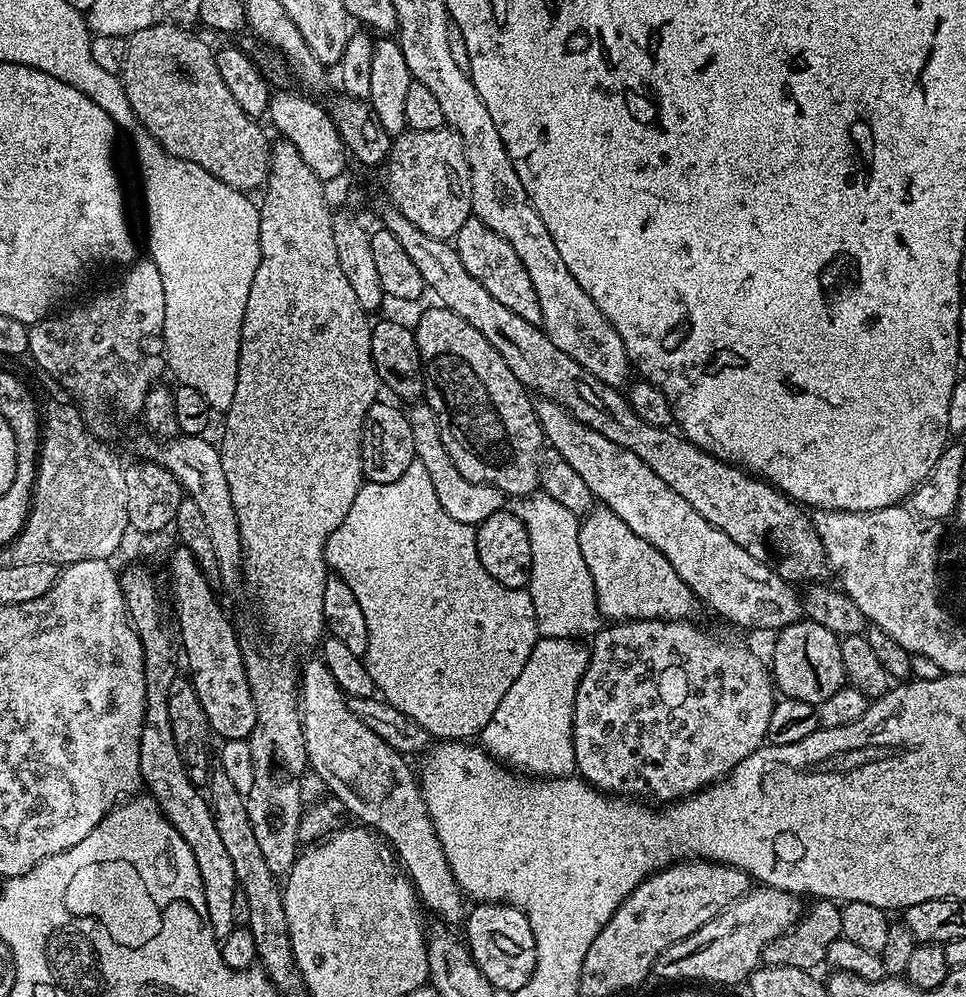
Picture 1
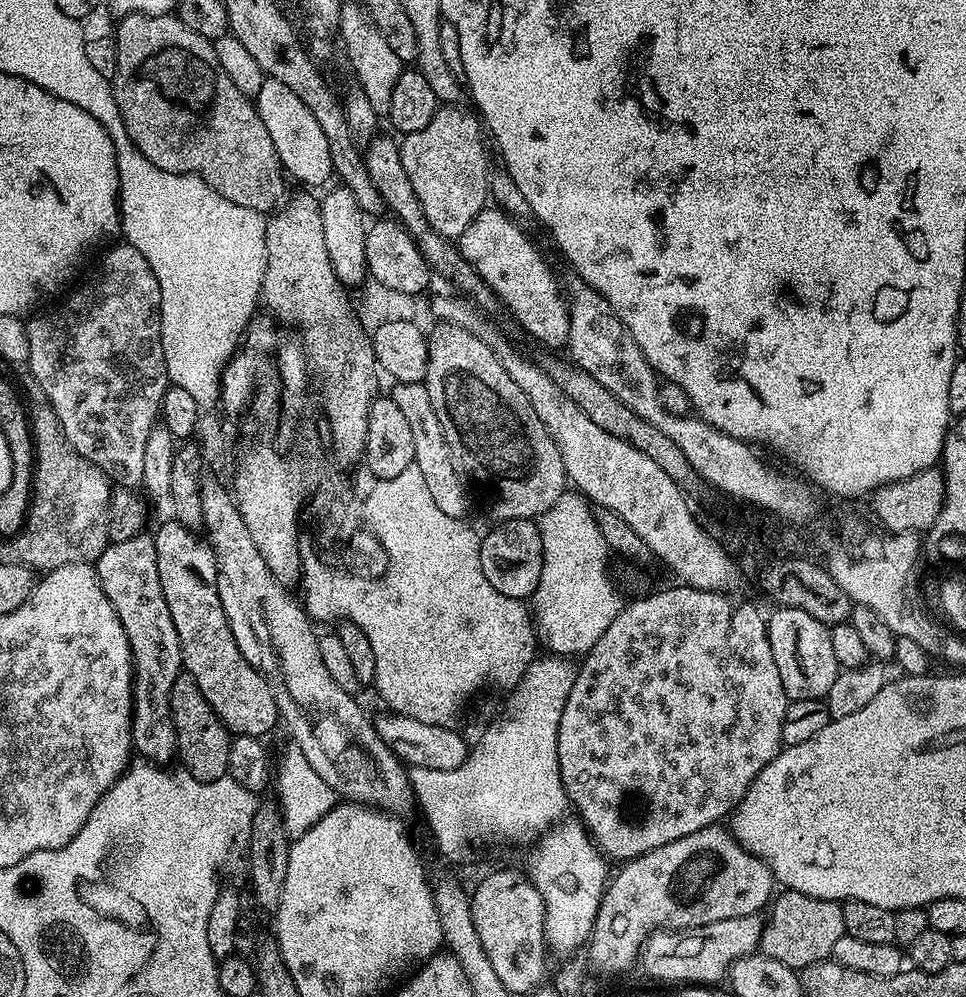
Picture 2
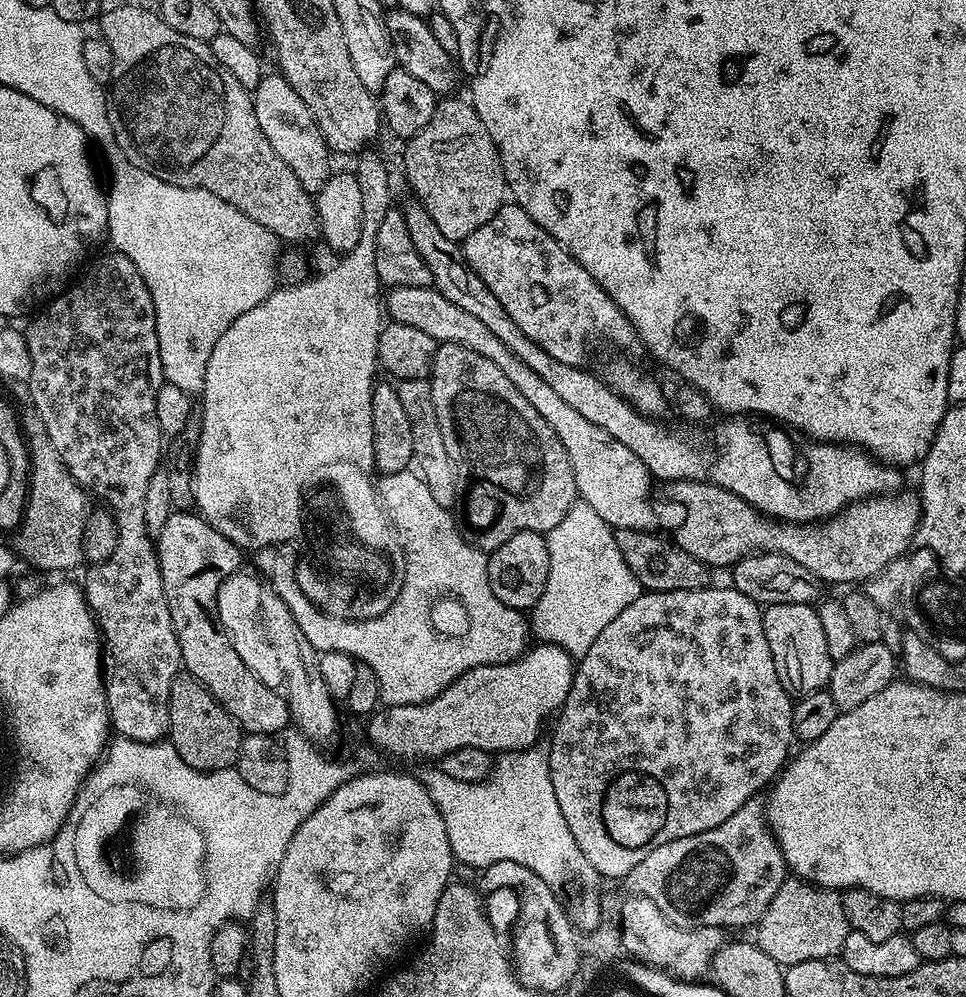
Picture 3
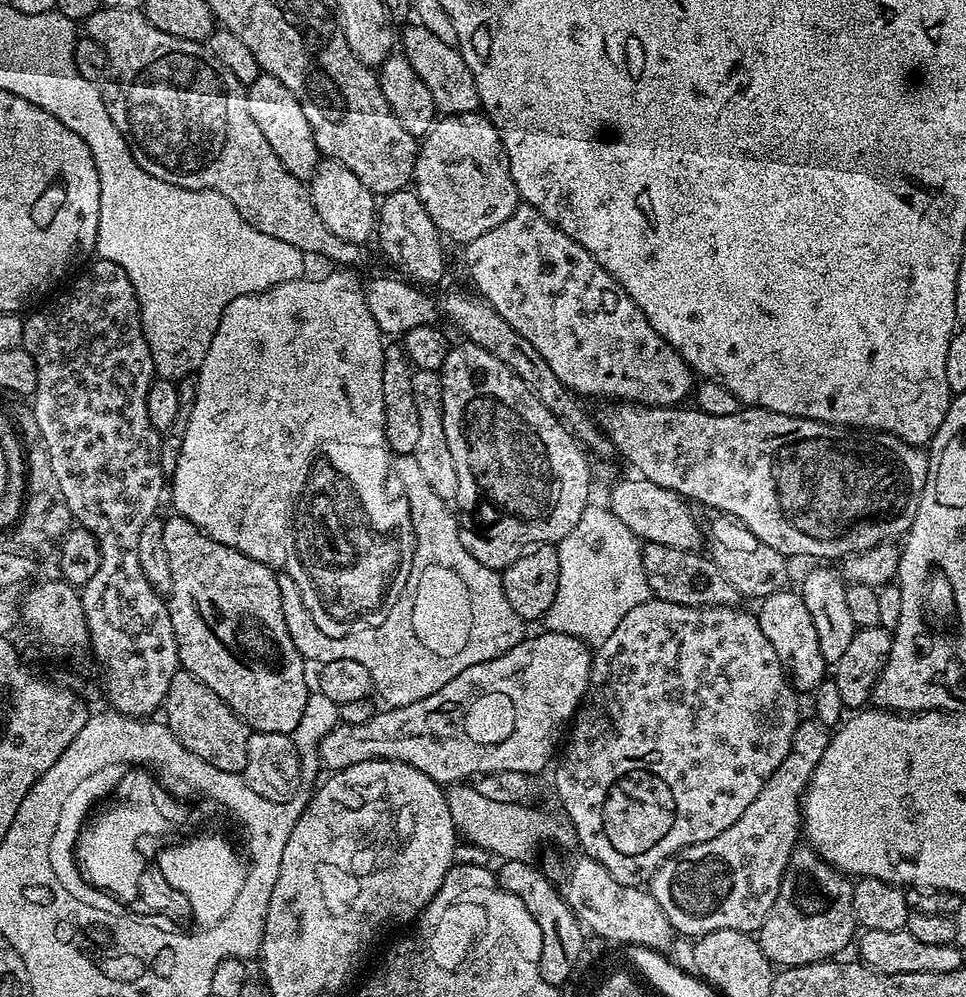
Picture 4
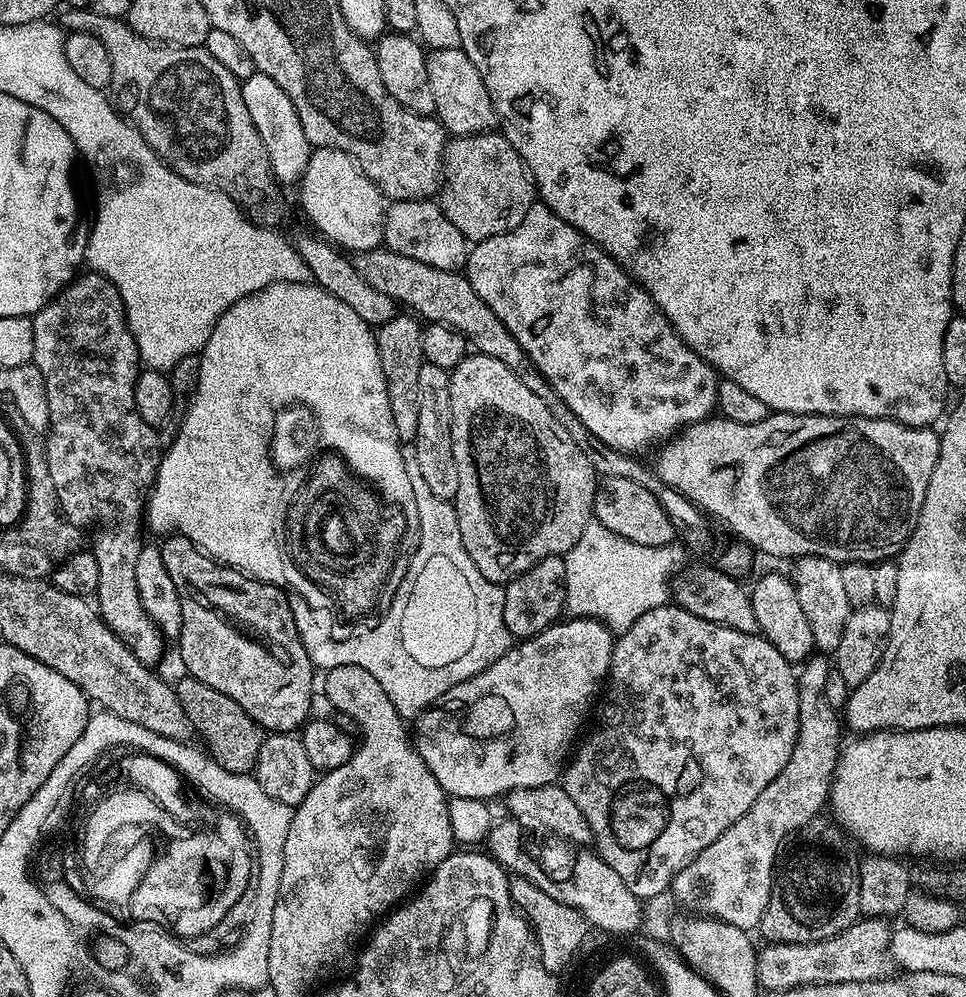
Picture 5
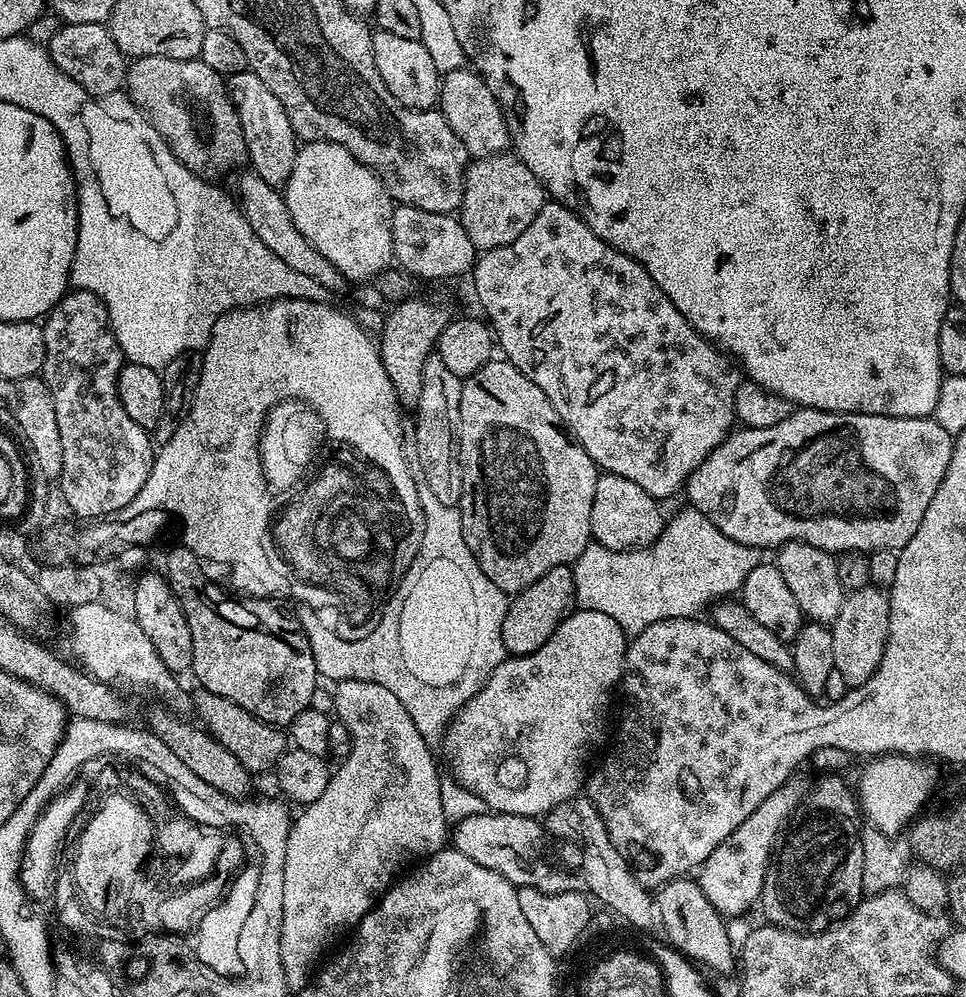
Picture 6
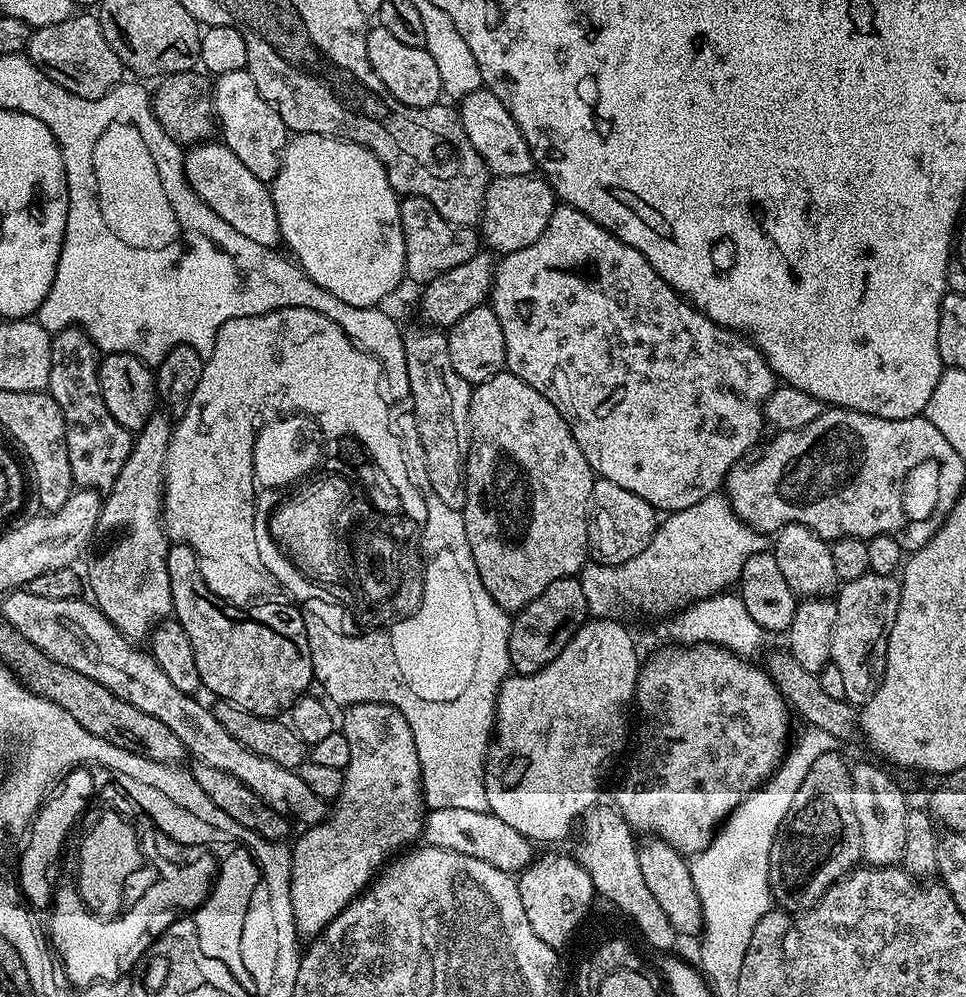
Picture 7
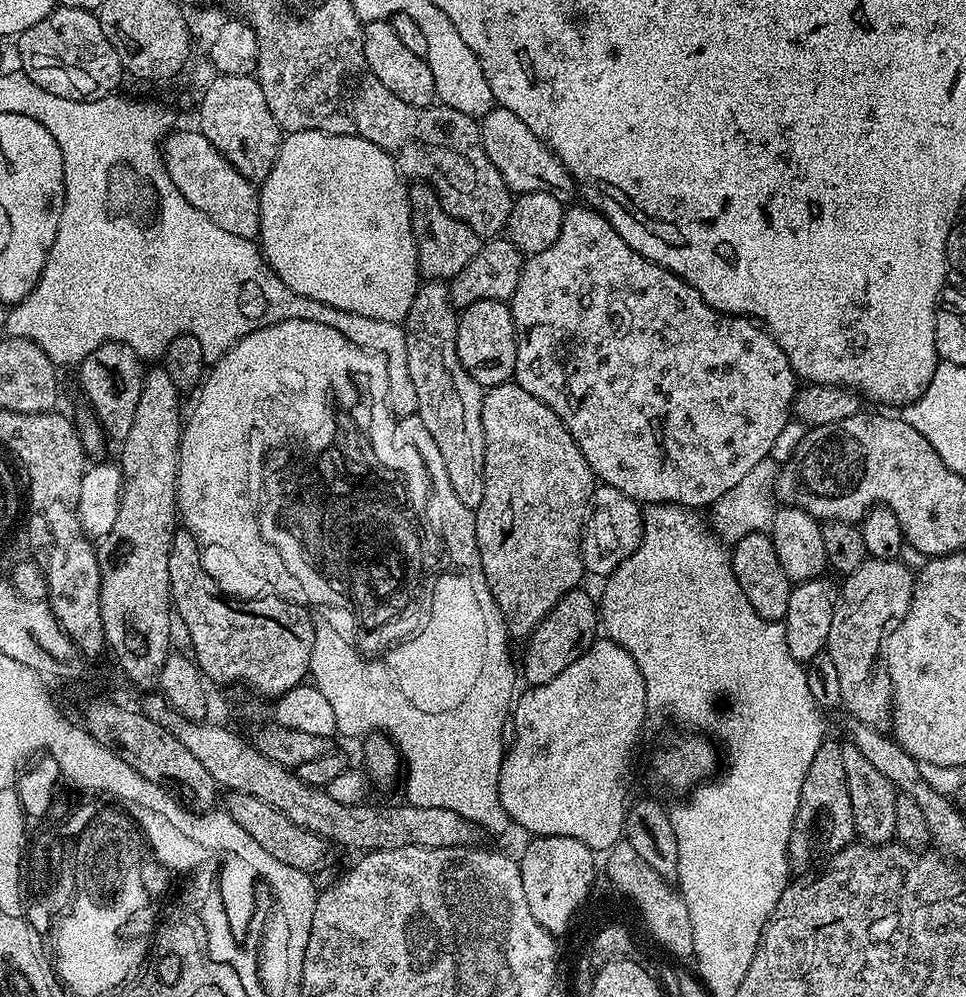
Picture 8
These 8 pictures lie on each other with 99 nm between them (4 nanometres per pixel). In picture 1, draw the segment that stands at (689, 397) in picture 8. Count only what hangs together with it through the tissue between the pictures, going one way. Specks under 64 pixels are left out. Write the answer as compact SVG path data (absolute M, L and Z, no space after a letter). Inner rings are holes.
M470 218L462 222L462 230L458 230L454 237L454 247L462 266L466 266L468 273L478 278L478 282L486 286L486 290L490 290L490 294L494 294L494 298L498 298L498 302L506 306L506 310L514 310L514 314L526 318L526 322L542 325L542 306L538 306L534 282L530 282L530 274L526 274L522 258L514 254L514 246L510 246L506 238L494 234L494 230L490 230L490 226L482 221Z

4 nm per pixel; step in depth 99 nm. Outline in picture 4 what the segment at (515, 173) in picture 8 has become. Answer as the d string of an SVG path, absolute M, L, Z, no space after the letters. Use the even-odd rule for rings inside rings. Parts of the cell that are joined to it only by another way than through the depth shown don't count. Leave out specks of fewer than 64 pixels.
M412 22L404 29L405 32L398 36L398 44L402 47L402 55L414 66L418 78L430 90L430 98L434 98L437 113L446 116L457 116L474 112L480 108L478 86L474 82L474 74L470 74L470 66L462 58L456 44L442 42L435 34L430 34L419 22ZM412 24L412 25L411 25ZM409 27L409 28L408 28ZM408 28L408 29L406 29Z

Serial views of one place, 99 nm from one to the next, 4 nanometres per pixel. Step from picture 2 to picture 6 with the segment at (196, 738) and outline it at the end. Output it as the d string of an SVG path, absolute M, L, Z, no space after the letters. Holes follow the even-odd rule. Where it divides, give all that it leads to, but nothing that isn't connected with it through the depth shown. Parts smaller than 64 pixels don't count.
M197 687L195 691L196 693L194 691L191 693L190 704L194 712L196 708L195 719L202 725L204 731L210 733L219 744L226 746L226 750L230 750L230 754L234 754L234 758L238 758L238 762L242 762L242 766L250 774L271 773L286 751L284 736L280 733L283 731L275 724L259 720L257 716L238 706L238 702L222 698L222 694L214 694L201 687Z

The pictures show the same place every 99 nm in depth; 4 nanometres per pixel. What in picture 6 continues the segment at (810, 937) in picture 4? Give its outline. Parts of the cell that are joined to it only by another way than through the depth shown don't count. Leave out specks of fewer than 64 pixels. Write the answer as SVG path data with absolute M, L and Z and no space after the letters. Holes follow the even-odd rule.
M824 774L821 777L813 788L807 789L804 799L794 813L794 820L800 824L793 823L787 830L781 831L768 861L768 873L758 901L759 907L764 907L763 919L767 923L774 924L777 928L789 928L792 932L825 932L853 912L865 895L862 886L860 837L862 813L857 793L848 789L843 775Z

